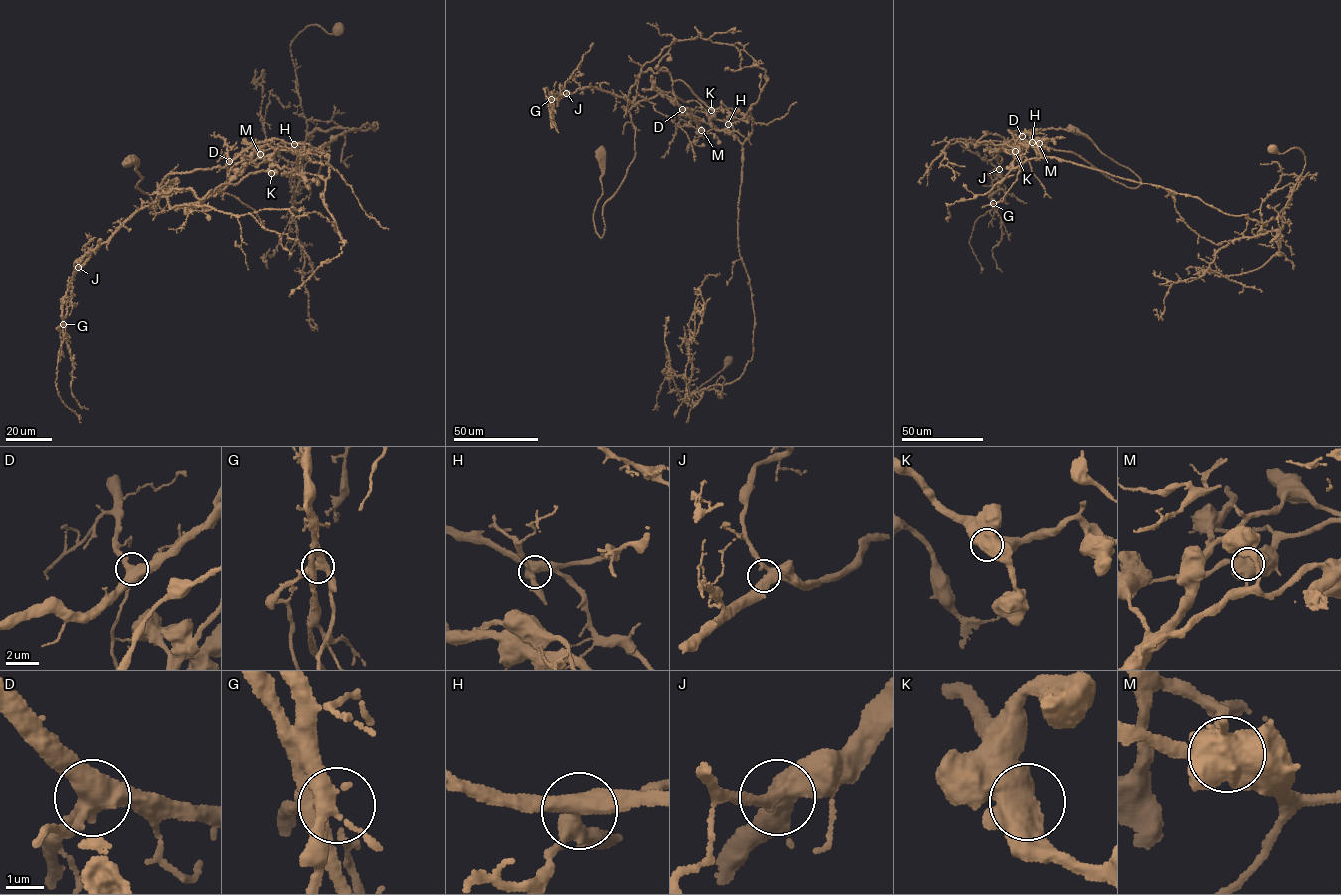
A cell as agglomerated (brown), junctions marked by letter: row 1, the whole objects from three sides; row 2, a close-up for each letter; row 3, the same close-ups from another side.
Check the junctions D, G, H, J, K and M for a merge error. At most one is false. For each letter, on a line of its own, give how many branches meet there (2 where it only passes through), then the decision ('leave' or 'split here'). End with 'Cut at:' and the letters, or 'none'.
D: 4 branches meet; leave
G: 5 branches meet; leave
H: 4 branches meet; leave
J: 3 branches meet; leave
K: 3 branches meet; leave
M: 5 branches meet; split here
Cut at: M

